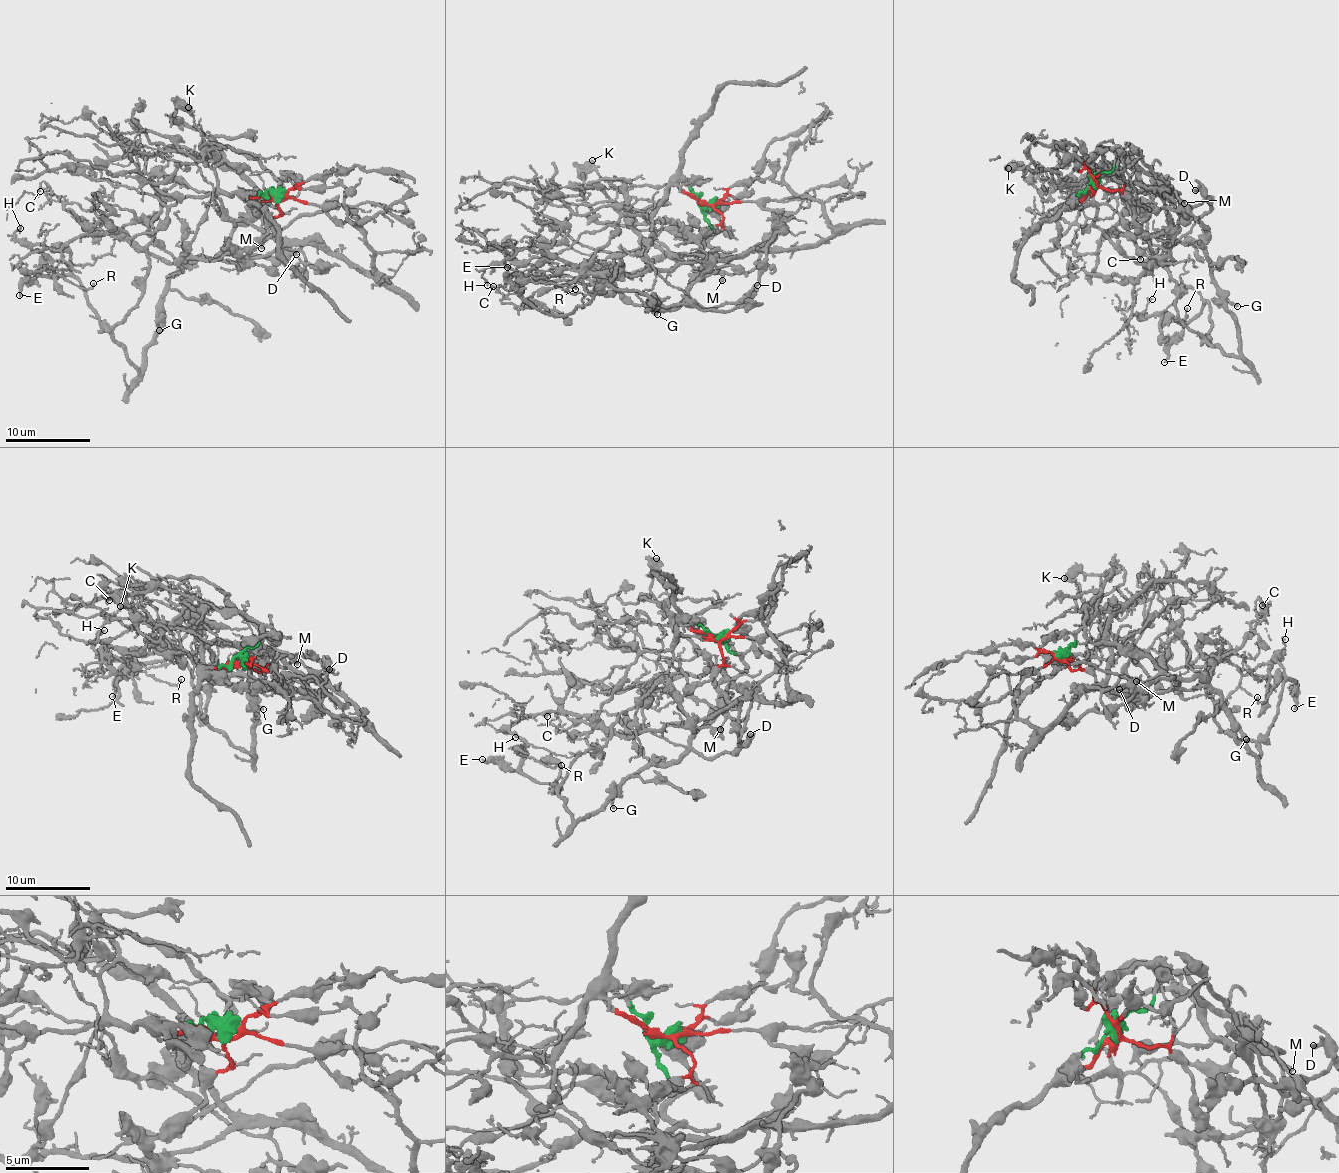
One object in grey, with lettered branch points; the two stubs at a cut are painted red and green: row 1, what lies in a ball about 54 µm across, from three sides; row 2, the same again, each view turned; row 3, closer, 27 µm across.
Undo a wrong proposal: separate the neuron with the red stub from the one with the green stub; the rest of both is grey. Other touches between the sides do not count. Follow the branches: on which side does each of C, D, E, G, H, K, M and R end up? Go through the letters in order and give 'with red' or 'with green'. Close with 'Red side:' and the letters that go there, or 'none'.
C: with red
D: with green
E: with green
G: with green
H: with red
K: with green
M: with red
R: with green
Red side: C, H, M

